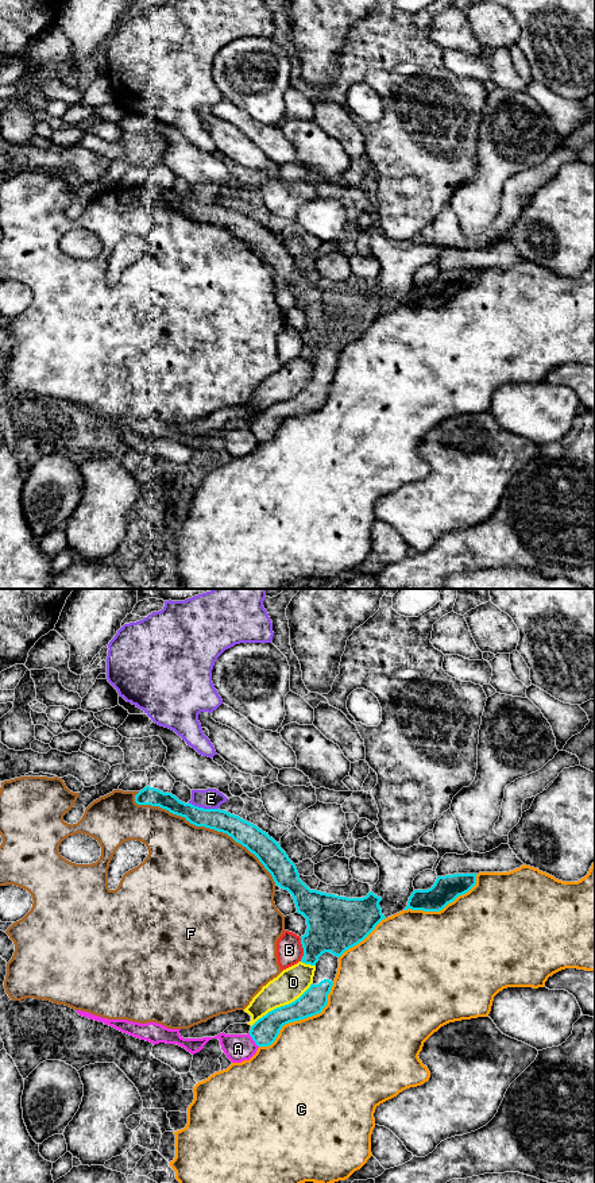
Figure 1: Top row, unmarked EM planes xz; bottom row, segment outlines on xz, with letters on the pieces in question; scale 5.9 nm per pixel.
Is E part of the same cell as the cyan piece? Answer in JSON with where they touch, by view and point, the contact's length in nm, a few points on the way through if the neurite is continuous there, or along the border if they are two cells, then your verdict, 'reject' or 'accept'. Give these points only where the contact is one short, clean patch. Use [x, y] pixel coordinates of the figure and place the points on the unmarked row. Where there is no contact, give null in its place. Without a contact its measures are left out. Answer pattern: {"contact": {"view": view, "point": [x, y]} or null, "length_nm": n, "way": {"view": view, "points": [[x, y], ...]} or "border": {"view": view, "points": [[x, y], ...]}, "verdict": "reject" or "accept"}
{"contact": {"view": "xz", "point": [203, 203]}, "length_nm": 180, "border": {"view": "xz", "points": [[189, 197], [197, 201], [217, 204]]}, "verdict": "reject"}

